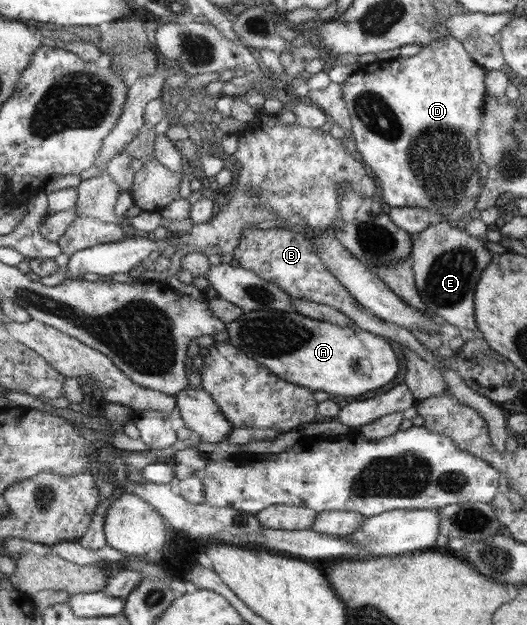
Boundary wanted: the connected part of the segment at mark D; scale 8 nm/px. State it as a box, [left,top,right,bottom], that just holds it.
[342,36,488,223]

